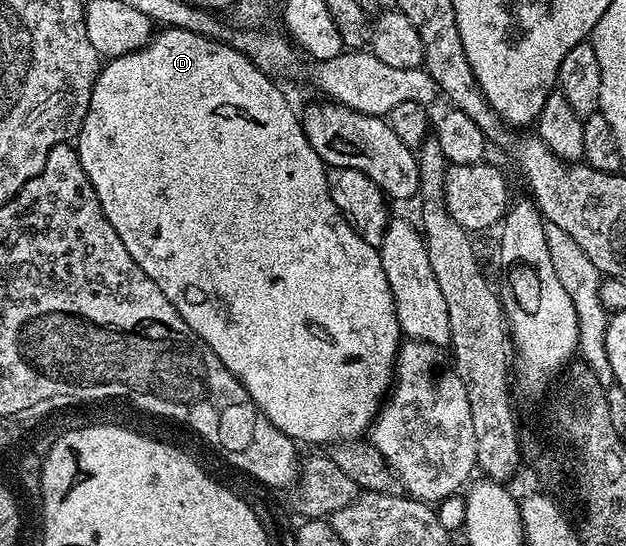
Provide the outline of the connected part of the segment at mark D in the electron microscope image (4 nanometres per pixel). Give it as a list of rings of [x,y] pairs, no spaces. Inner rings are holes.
[[[164,28],[159,32],[156,32],[151,40],[137,51],[133,51],[129,55],[110,58],[100,68],[99,78],[95,80],[93,95],[89,99],[89,111],[85,115],[83,126],[77,138],[77,148],[81,167],[85,167],[85,175],[89,175],[89,183],[93,183],[93,191],[97,191],[101,211],[105,215],[105,219],[109,219],[109,223],[113,223],[113,231],[117,231],[117,235],[121,235],[121,243],[125,243],[125,251],[129,251],[129,255],[133,255],[133,263],[137,263],[137,267],[141,267],[141,271],[145,271],[145,275],[149,275],[149,279],[153,279],[153,283],[157,283],[157,287],[161,287],[161,295],[165,295],[165,299],[169,299],[169,303],[173,303],[173,307],[177,307],[181,319],[185,319],[185,323],[189,323],[189,327],[193,327],[195,334],[211,348],[213,355],[217,355],[217,359],[221,359],[221,363],[225,363],[227,370],[243,384],[245,391],[253,399],[253,403],[266,415],[269,423],[273,423],[273,427],[277,427],[282,433],[289,435],[292,441],[296,443],[304,441],[307,445],[331,447],[336,443],[360,440],[370,430],[375,417],[378,416],[383,407],[389,390],[392,388],[395,376],[395,360],[399,356],[401,344],[401,330],[395,310],[393,291],[389,291],[389,279],[385,279],[385,267],[381,267],[381,255],[378,248],[365,243],[365,239],[361,239],[361,235],[357,235],[354,227],[343,218],[343,212],[339,210],[337,203],[333,203],[333,195],[329,195],[329,183],[327,182],[328,166],[324,165],[317,155],[317,151],[313,151],[313,147],[303,130],[300,114],[297,109],[295,113],[294,107],[287,102],[286,95],[275,86],[278,84],[272,78],[259,70],[245,54],[224,41],[217,41],[183,29]]]

